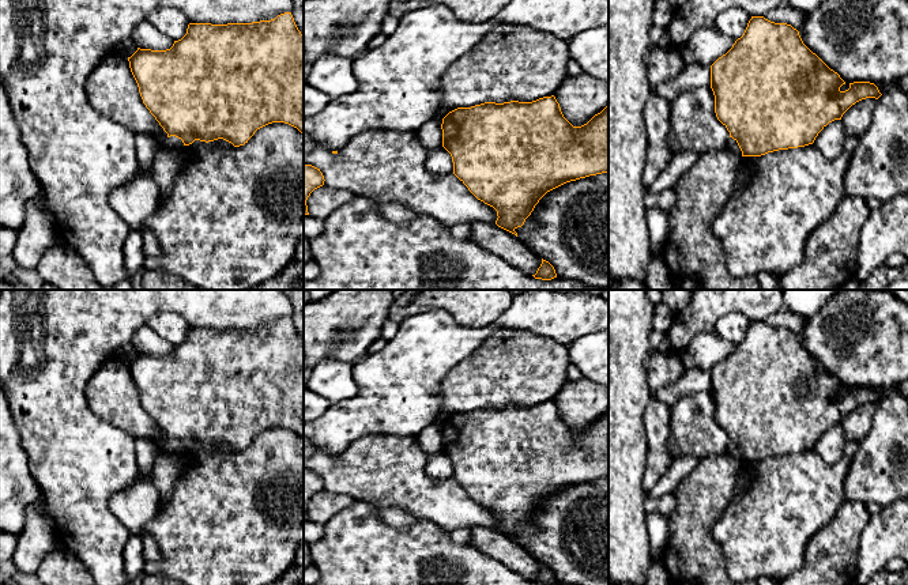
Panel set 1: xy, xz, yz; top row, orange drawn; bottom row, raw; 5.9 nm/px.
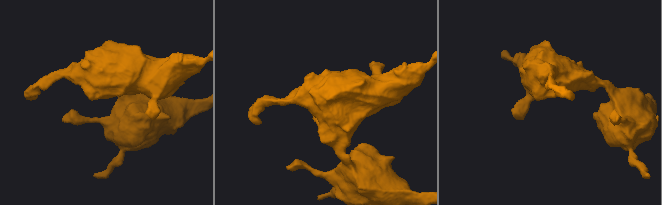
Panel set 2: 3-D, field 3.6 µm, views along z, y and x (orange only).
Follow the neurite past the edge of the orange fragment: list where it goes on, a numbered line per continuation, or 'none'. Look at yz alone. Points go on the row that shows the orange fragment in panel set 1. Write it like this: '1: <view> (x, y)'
1: yz (731, 144)

